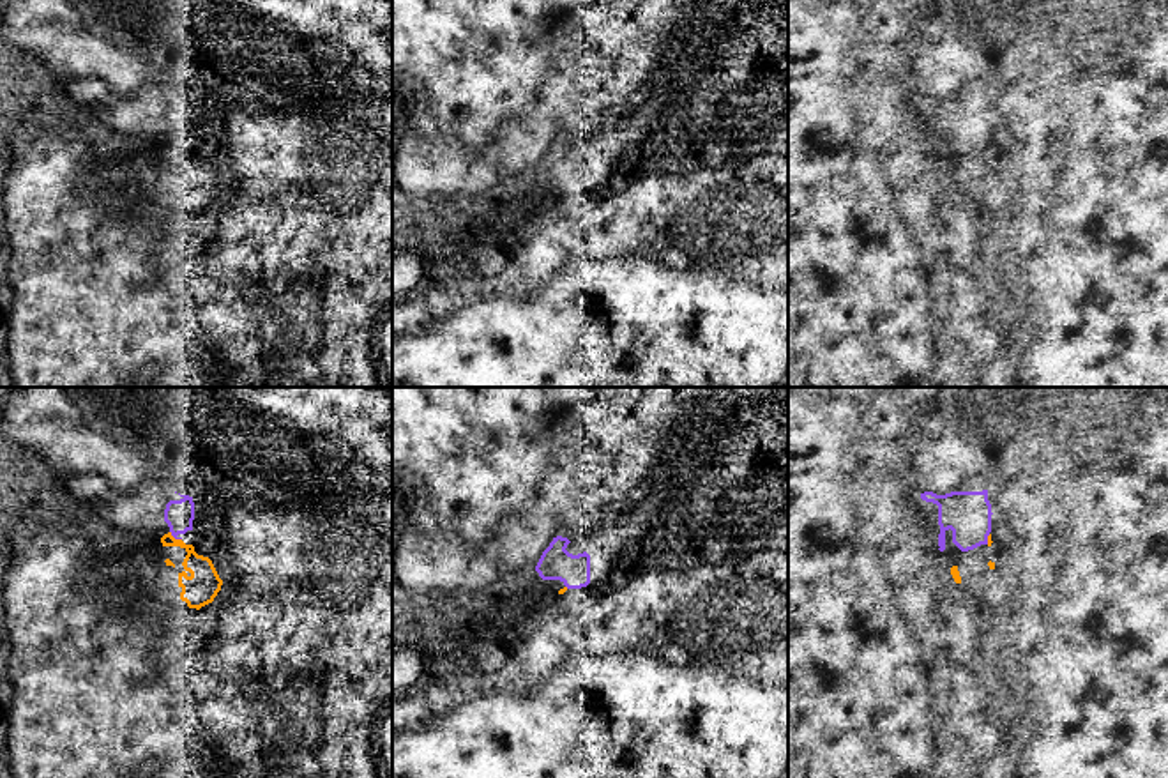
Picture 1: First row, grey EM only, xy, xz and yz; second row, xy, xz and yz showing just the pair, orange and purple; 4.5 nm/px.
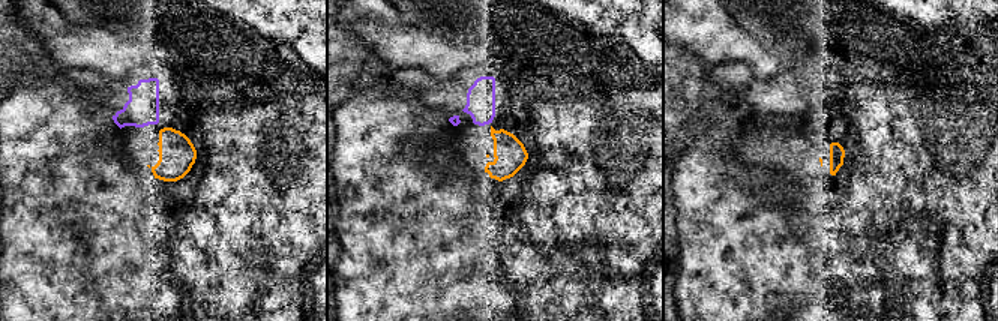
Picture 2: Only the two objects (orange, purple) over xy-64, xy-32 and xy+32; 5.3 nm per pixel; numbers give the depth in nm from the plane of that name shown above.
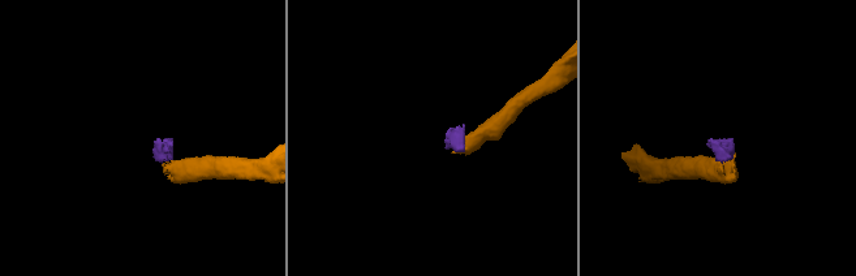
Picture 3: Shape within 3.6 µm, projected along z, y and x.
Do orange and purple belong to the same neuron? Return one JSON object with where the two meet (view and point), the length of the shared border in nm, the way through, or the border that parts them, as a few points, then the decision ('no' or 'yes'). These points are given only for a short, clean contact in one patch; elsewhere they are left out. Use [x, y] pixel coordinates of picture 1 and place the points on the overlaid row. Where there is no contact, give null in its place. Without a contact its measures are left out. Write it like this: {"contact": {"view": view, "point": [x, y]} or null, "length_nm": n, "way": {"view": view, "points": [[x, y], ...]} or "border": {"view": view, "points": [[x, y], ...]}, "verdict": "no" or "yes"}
{"contact": {"view": "xy", "point": [174, 538]}, "length_nm": 70, "verdict": "yes"}

